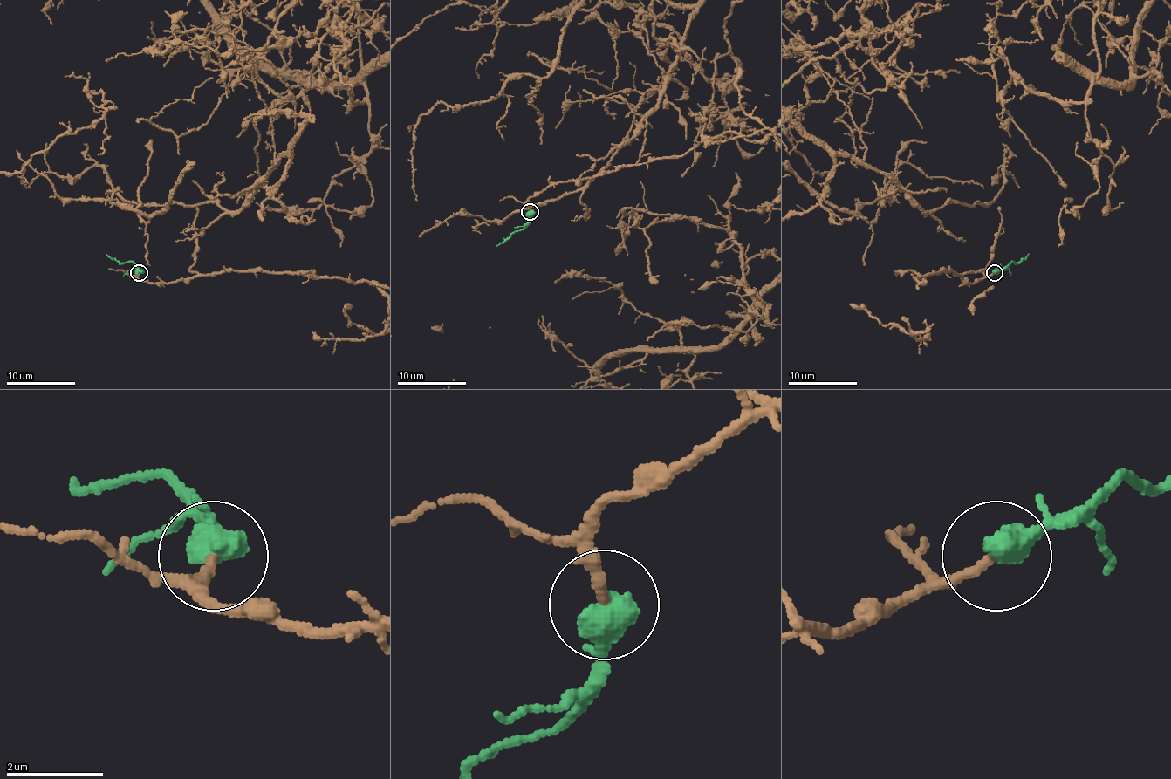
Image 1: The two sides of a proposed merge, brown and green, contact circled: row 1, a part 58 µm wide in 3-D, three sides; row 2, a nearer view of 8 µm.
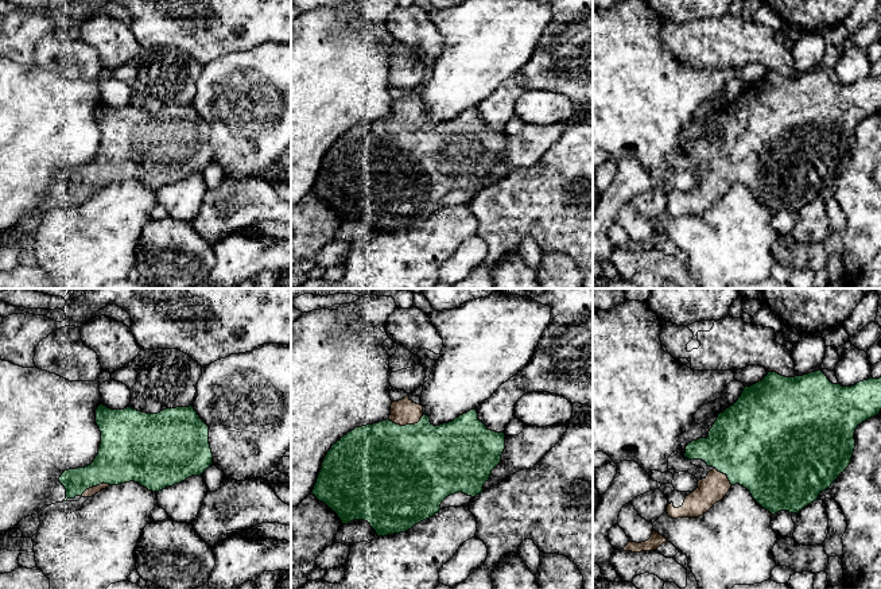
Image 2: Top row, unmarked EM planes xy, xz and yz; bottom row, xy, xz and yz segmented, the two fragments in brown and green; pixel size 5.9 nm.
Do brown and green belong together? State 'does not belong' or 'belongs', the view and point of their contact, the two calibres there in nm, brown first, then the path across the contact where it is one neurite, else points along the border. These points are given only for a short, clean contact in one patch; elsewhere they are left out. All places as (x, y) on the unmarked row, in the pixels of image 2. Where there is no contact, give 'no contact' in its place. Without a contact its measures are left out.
belongs; meets brown in xz at (406, 121); 150 nm thick on the brown side, 480 nm on the other; runs through xz (404, 109), (406, 121), (410, 163)

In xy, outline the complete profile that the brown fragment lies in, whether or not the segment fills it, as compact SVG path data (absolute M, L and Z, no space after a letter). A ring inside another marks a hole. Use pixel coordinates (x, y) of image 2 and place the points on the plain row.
M100 102L96 108L96 121L101 129L98 152L90 163L69 167L61 173L59 181L66 187L63 199L75 194L92 195L109 183L129 179L139 181L148 189L159 190L191 174L203 173L213 162L209 124L193 104L147 112L132 105L112 108Z

